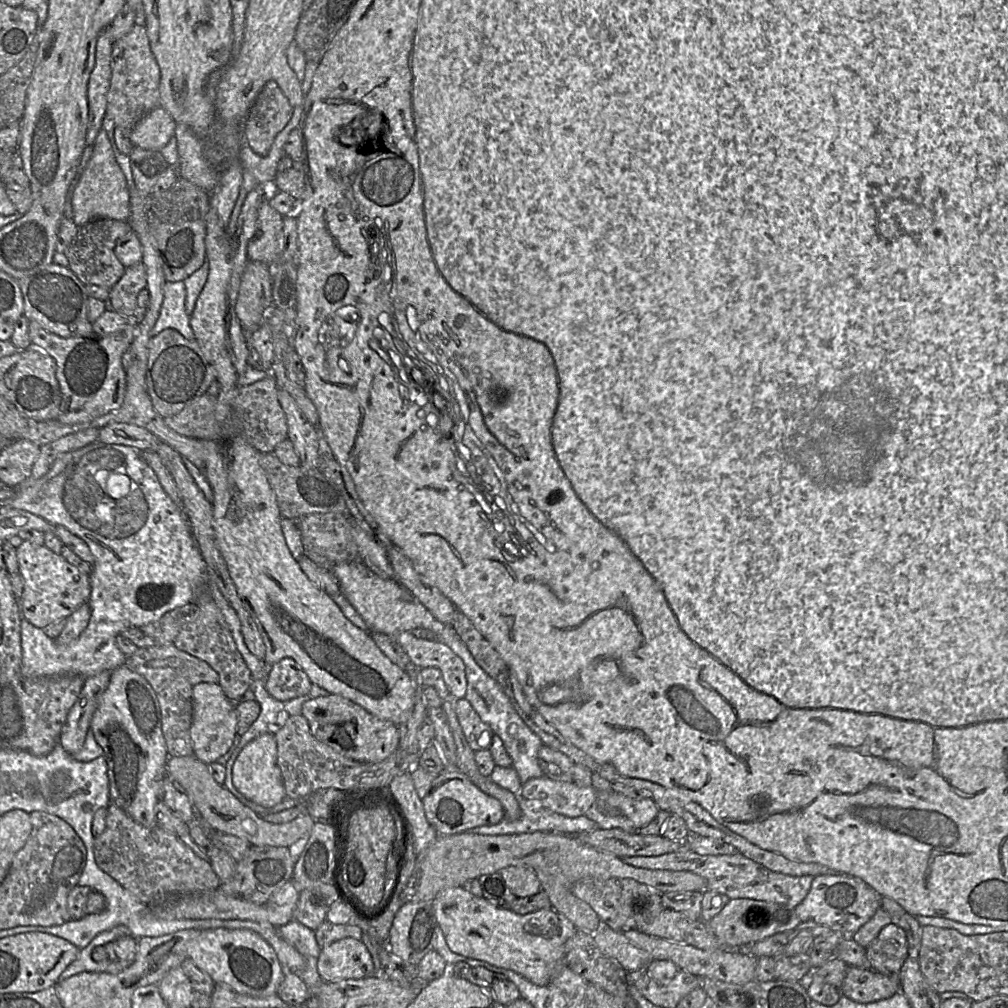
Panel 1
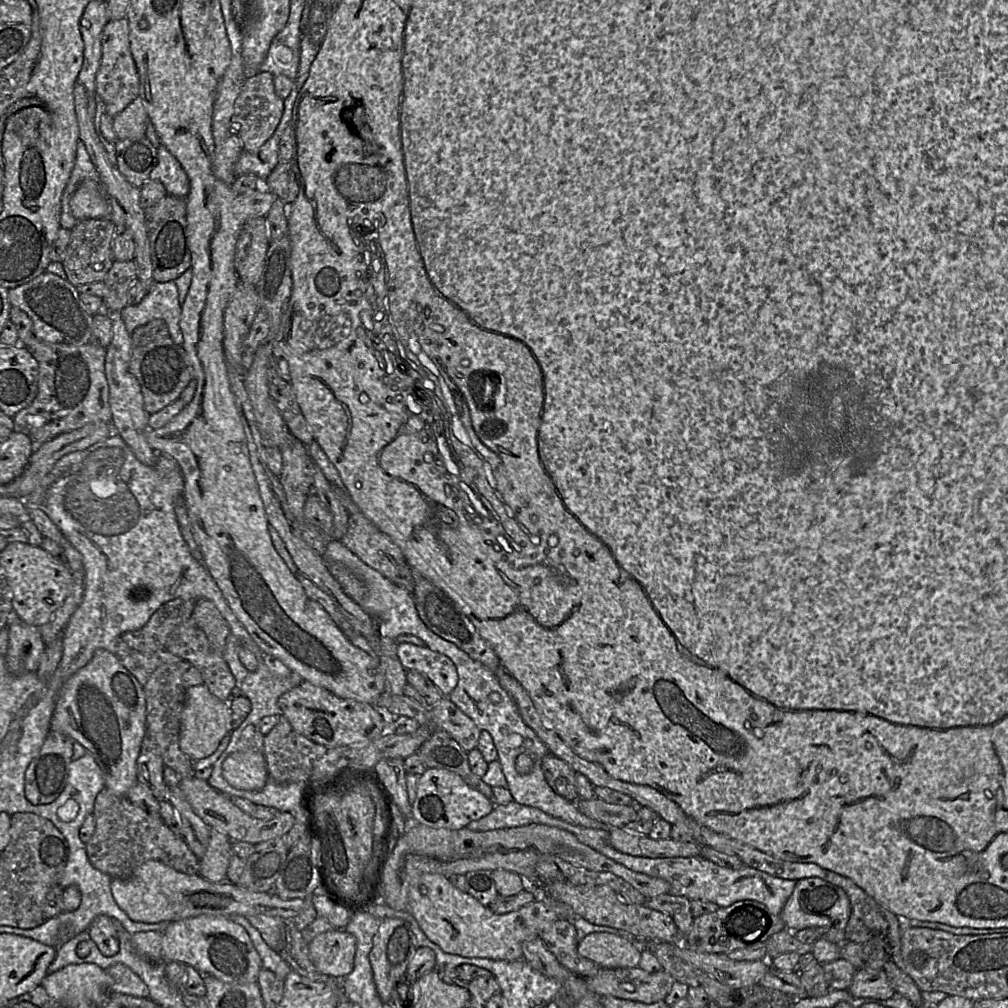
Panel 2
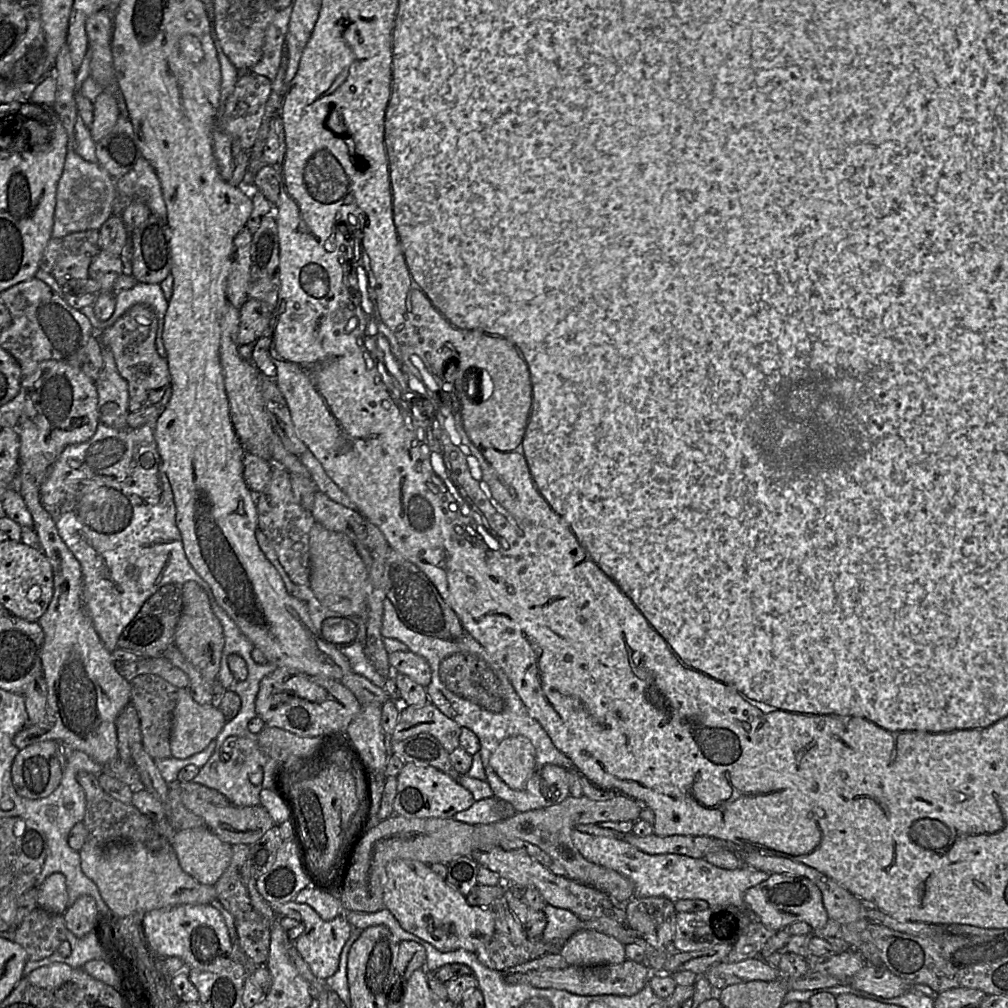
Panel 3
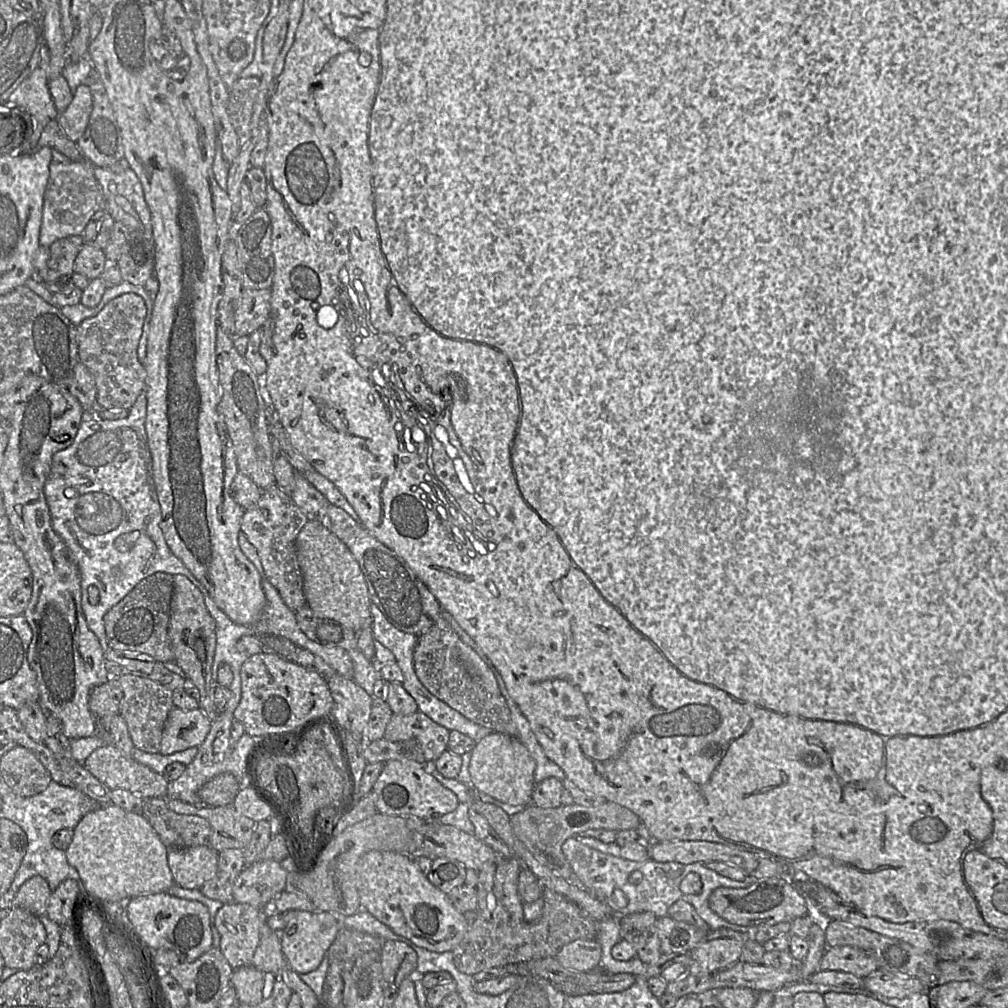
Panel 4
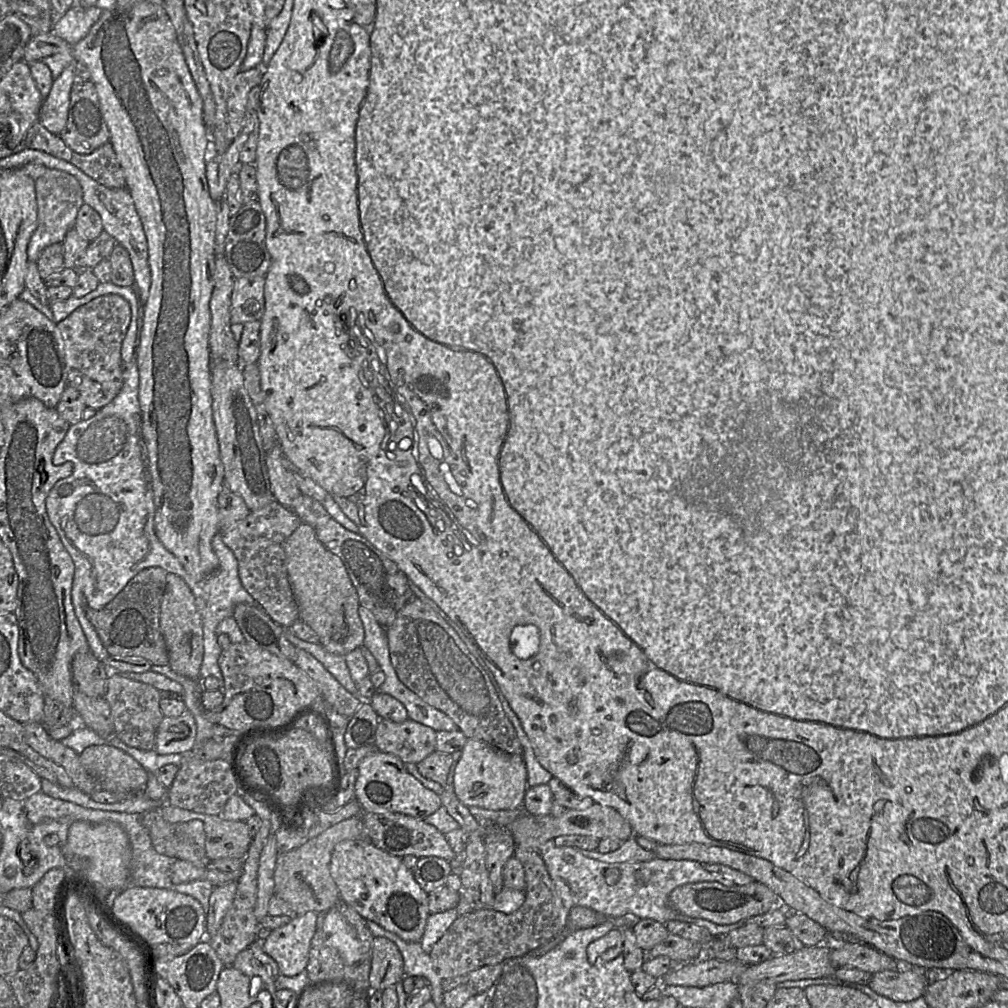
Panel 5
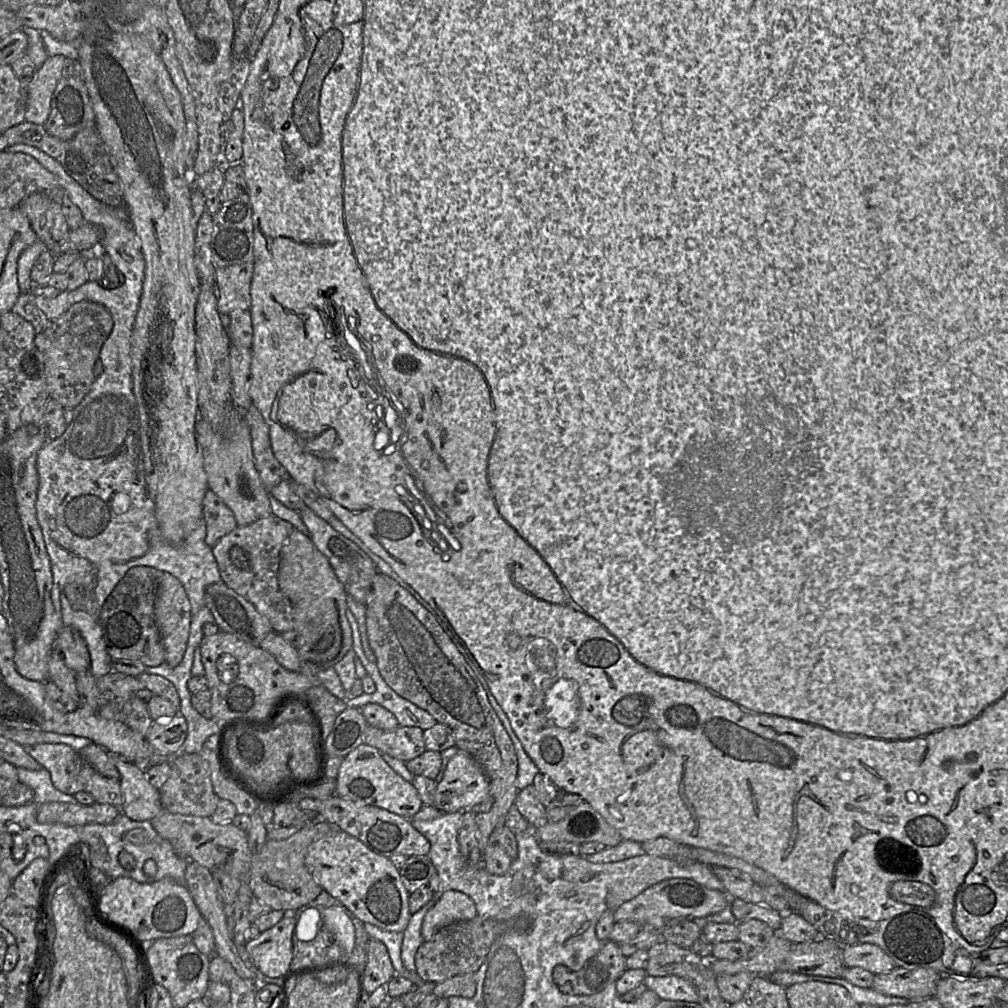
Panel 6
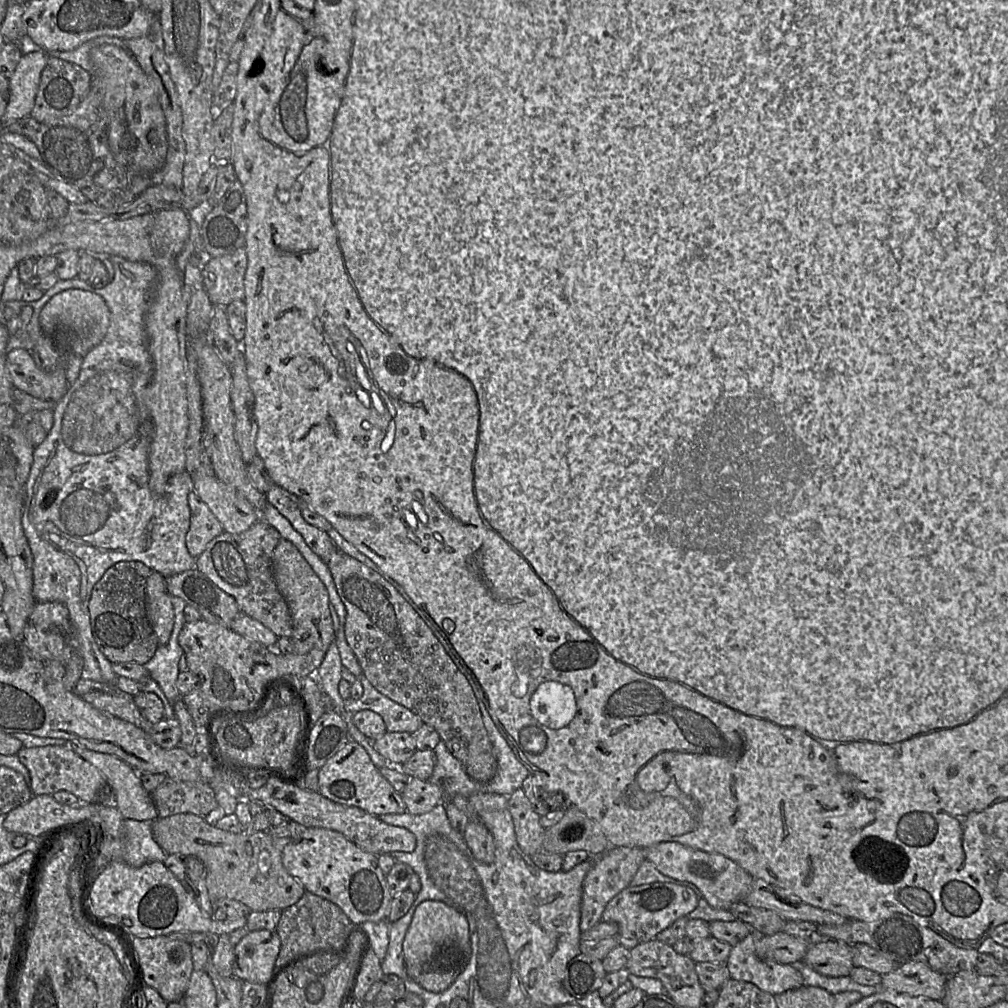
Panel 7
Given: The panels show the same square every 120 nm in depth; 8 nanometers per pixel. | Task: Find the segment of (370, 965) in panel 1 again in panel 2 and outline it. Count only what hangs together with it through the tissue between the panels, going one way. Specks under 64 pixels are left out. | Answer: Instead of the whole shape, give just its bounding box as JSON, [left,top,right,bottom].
[308,929,356,977]

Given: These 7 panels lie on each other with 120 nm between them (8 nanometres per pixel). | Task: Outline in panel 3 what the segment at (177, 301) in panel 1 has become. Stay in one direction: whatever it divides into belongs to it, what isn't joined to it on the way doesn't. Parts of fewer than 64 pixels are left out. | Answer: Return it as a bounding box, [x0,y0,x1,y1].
[81,275,173,355]

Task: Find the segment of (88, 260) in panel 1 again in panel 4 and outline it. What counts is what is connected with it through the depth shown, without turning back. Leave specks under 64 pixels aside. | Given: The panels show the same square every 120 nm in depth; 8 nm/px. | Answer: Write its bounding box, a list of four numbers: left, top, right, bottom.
[43,235,85,282]

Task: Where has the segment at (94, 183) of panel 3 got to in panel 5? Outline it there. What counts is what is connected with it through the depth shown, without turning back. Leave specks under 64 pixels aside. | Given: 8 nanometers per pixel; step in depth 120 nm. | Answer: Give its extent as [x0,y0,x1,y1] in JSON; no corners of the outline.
[28,169,83,263]

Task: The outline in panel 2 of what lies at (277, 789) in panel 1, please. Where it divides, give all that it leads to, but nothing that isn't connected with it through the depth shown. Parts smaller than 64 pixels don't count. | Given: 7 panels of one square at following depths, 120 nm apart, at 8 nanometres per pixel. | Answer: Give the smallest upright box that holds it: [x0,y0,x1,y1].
[222,750,269,790]

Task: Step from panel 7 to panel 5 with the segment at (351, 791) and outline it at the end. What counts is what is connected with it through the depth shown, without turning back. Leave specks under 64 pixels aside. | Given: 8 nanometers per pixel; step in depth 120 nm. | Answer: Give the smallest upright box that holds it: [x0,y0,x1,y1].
[354,752,442,819]

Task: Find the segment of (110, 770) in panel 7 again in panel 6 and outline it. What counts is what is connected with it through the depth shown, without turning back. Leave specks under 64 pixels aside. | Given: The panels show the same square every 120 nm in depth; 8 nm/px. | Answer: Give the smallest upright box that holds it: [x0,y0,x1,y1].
[117,757,162,821]

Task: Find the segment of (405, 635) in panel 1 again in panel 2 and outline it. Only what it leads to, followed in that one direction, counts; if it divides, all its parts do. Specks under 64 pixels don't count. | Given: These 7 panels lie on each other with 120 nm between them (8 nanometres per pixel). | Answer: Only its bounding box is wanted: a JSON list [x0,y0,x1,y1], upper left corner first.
[396,643,458,697]

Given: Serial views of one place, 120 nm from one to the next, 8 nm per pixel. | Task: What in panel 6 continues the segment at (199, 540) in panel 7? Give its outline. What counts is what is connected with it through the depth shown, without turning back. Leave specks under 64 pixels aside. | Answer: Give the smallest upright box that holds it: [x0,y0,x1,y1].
[203,490,237,547]

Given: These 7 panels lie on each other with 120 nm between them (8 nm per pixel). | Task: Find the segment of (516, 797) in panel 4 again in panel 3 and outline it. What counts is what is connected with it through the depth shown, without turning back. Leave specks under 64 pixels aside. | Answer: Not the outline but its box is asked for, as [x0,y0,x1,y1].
[489,737,535,790]

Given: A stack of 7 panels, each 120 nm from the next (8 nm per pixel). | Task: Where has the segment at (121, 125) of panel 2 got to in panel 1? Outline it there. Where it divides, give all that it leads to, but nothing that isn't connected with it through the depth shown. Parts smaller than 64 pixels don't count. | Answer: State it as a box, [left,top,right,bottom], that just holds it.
[129,107,176,151]

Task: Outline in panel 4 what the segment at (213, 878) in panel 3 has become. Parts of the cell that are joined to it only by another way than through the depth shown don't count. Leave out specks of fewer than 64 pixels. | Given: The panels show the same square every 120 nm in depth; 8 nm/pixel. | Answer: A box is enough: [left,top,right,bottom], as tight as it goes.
[167,845,219,889]

